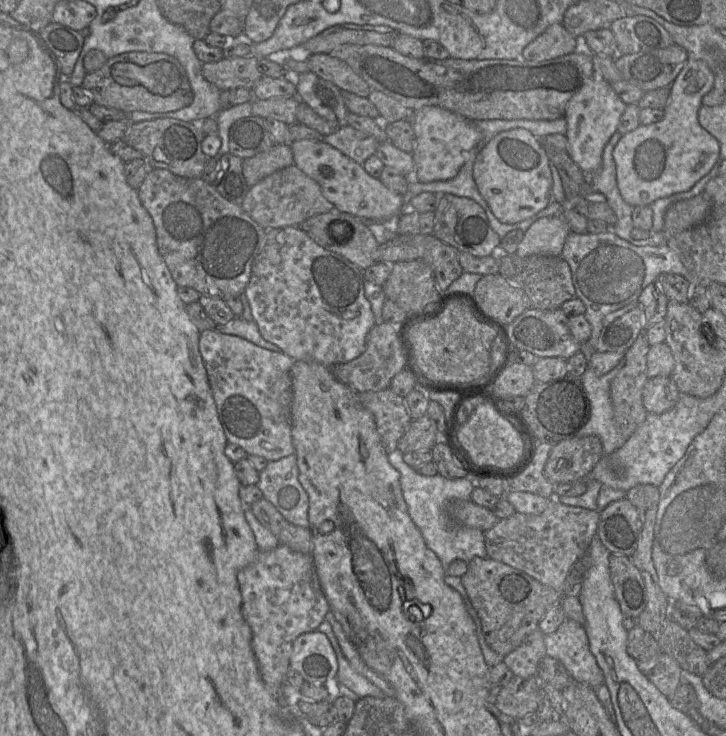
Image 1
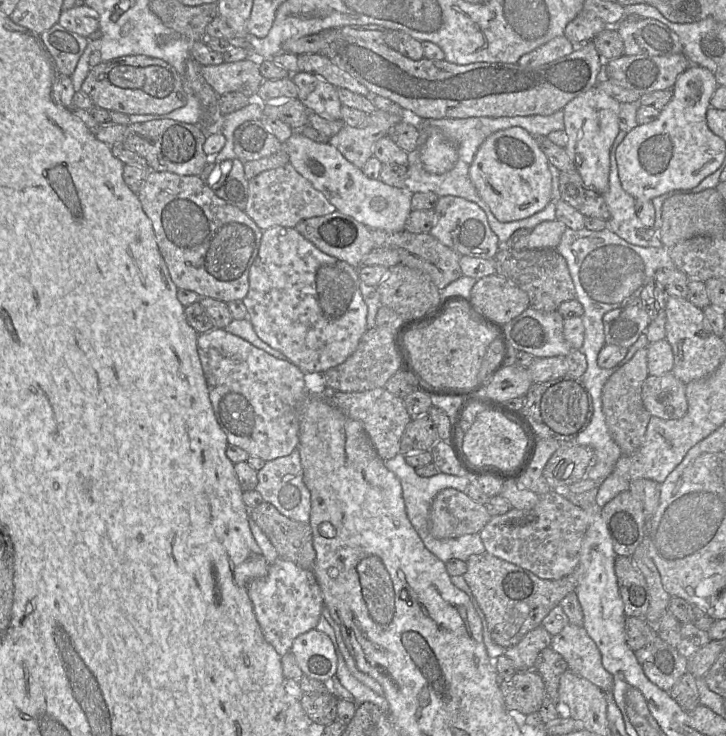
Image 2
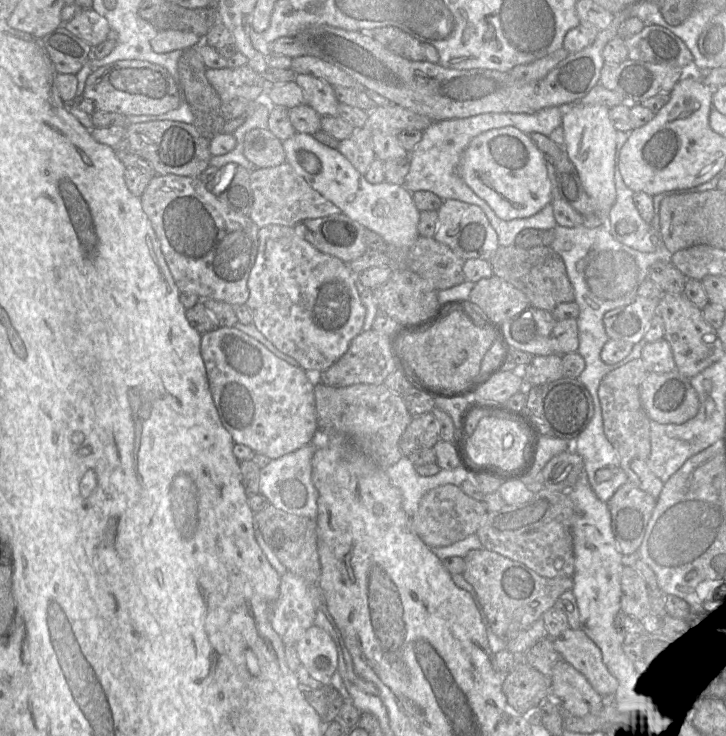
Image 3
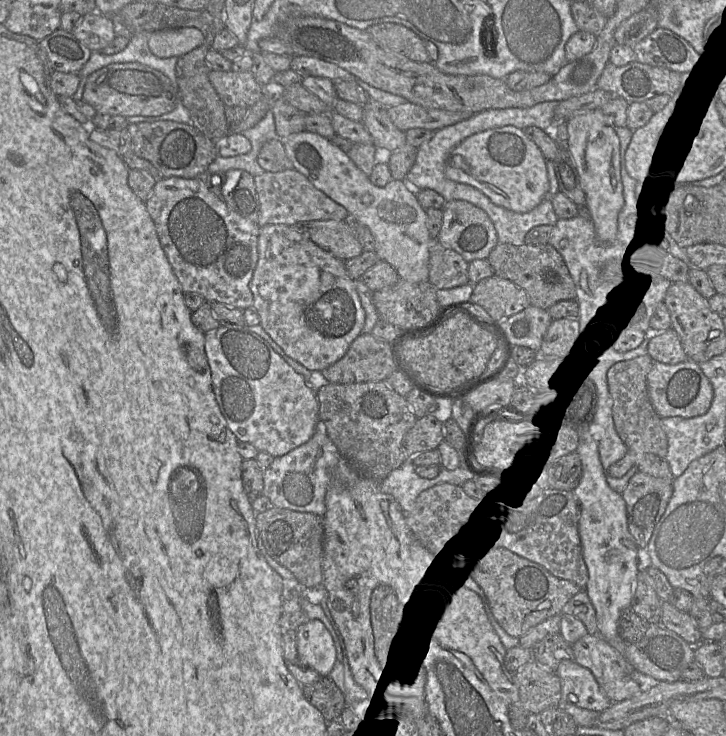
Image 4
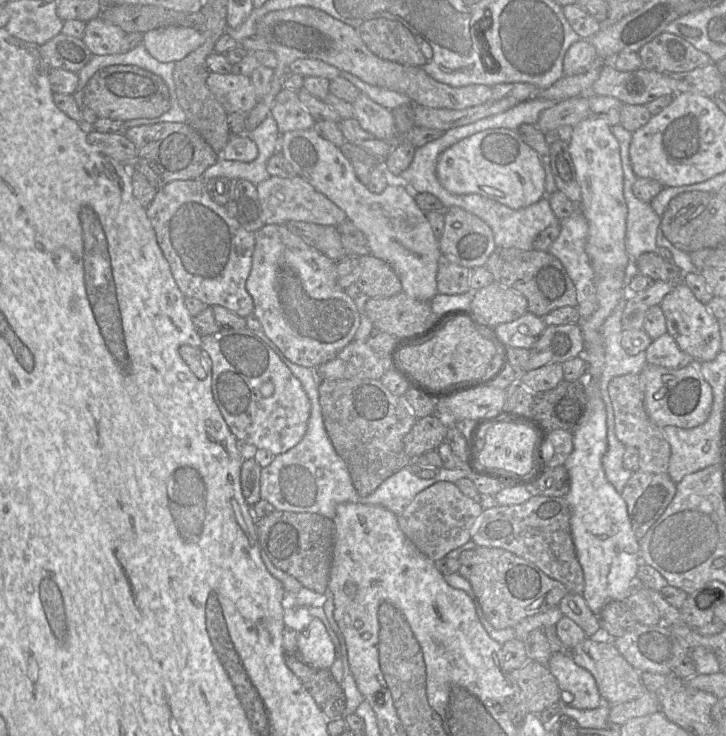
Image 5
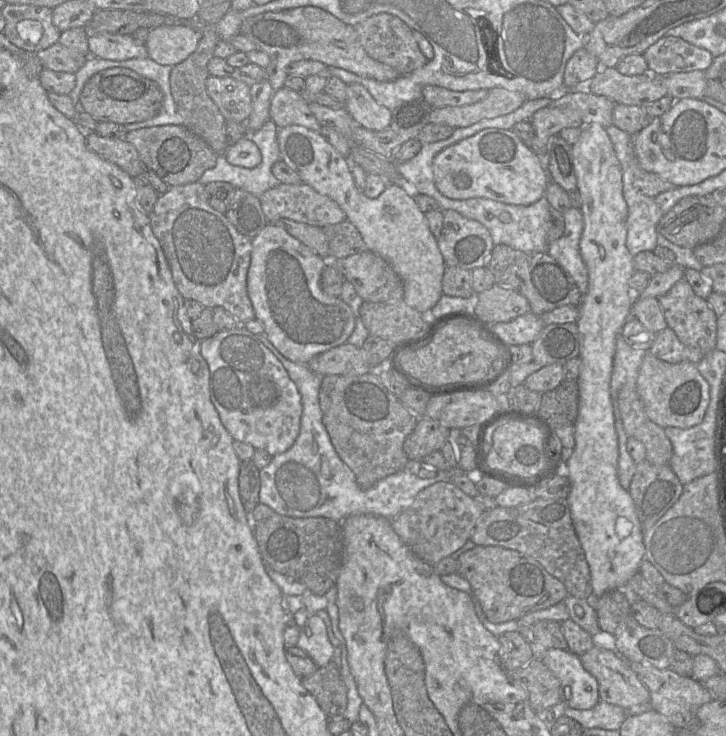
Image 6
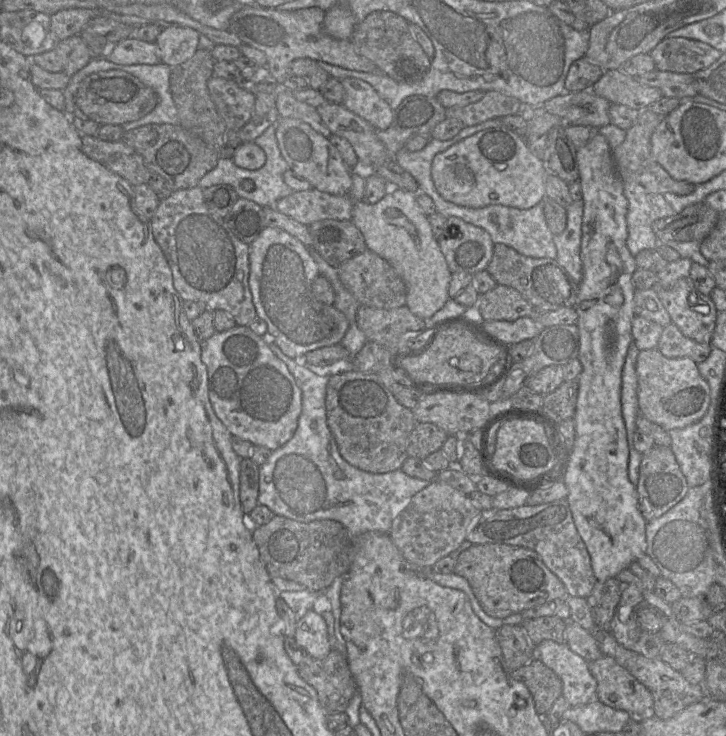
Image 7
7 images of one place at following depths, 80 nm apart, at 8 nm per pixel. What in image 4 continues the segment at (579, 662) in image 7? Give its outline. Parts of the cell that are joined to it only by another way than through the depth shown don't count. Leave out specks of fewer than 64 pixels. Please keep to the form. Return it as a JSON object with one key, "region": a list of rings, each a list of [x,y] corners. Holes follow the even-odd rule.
{"region":[[[563,660],[555,673],[561,680],[559,704],[572,703],[580,708],[603,712],[612,703],[592,672],[574,660]]]}

